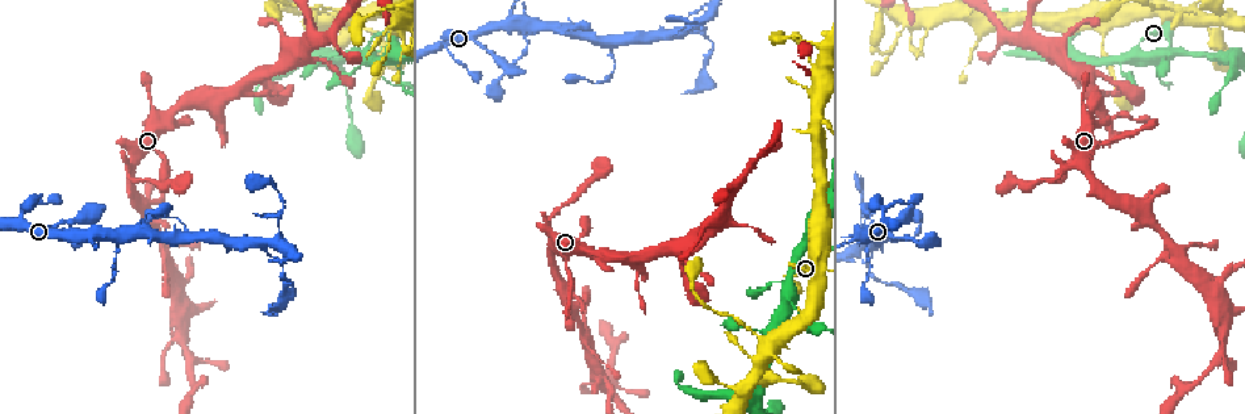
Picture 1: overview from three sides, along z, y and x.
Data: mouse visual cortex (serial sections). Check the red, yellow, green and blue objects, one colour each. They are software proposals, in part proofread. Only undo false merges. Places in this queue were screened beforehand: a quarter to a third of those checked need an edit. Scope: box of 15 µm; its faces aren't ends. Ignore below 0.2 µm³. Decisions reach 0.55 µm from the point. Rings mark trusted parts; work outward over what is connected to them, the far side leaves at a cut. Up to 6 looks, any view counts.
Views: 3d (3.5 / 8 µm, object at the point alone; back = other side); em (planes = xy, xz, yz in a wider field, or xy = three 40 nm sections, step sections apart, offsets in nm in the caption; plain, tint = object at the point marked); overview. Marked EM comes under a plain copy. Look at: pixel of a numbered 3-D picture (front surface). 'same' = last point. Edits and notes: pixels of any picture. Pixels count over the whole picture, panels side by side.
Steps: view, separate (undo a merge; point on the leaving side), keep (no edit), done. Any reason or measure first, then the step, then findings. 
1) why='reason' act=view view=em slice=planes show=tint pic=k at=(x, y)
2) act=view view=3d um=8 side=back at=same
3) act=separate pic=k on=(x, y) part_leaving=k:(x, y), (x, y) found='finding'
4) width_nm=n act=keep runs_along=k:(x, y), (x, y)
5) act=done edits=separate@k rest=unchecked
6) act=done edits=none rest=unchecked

why='thin neck' act=view view=3d um=8 pic=1 at=(1160, 82)

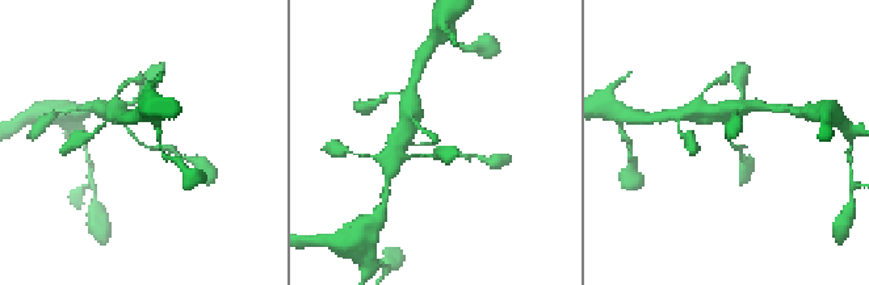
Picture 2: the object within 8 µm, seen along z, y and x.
act=view view=3d um=3.5 pic=2 at=(141, 145)

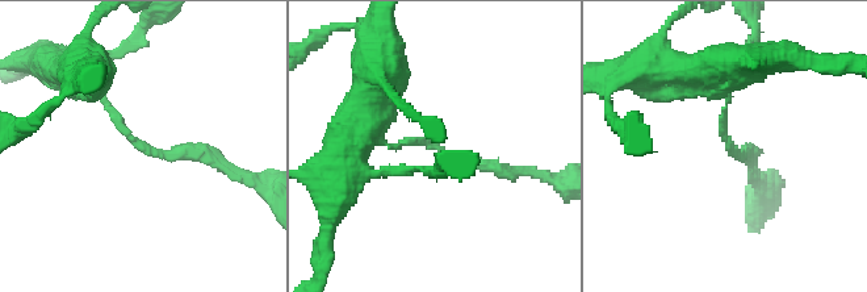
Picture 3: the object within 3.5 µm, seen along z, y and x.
act=view view=em slice=xy step=1 show=tint pic=3 at=(723, 140)

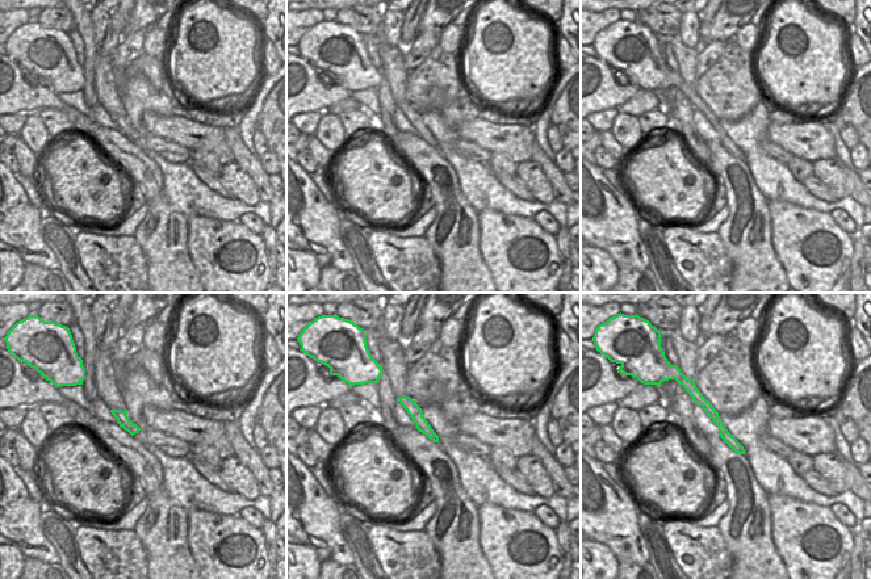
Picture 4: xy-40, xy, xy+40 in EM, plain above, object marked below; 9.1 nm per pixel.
act=keep runs_along=4:(696, 393), (723, 432), (741, 450) found='all the same cell'

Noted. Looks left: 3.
why='thick turns thin' act=view view=3d um=8 pic=1 at=(1074, 168)

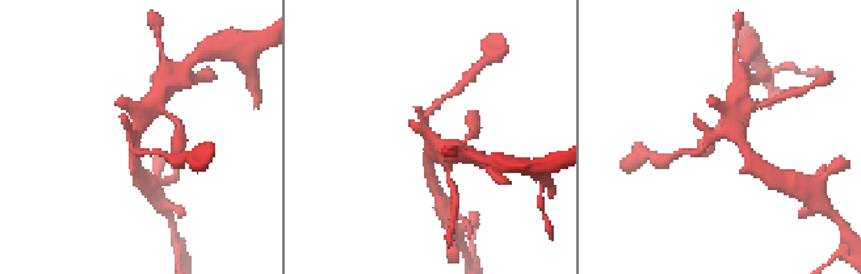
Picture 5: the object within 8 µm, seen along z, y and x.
act=view view=3d um=3.5 pic=5 at=(134, 131)

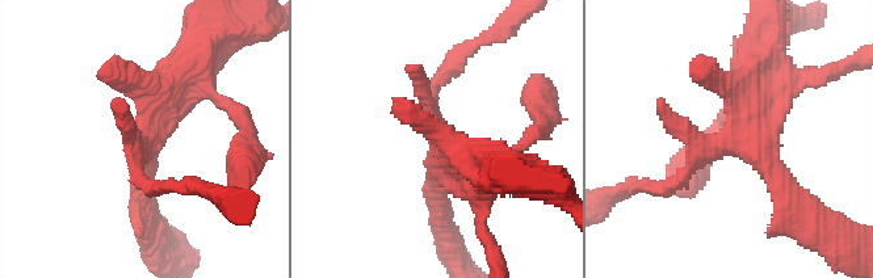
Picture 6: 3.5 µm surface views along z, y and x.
act=view view=em slice=xy step=5 show=tint pic=6 at=(142, 146)

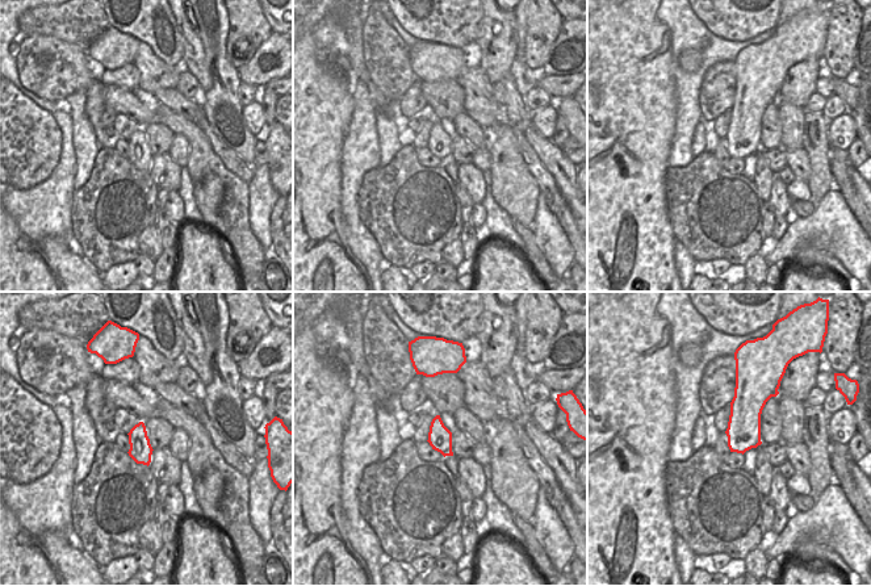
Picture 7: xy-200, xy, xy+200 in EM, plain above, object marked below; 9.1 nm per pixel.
act=separate pic=6 on=(456, 60) part_leaving=6:(433, 92), (466, 51), (502, 28) found='a second cell is stuck on'

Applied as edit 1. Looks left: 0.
act=done edits=separate@6 rest=unchecked

